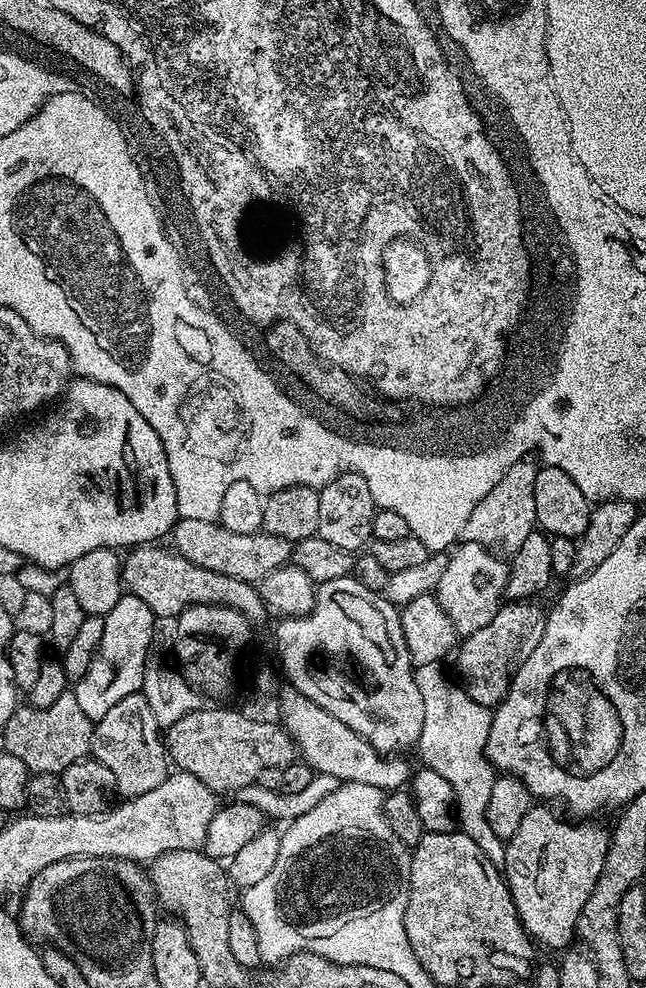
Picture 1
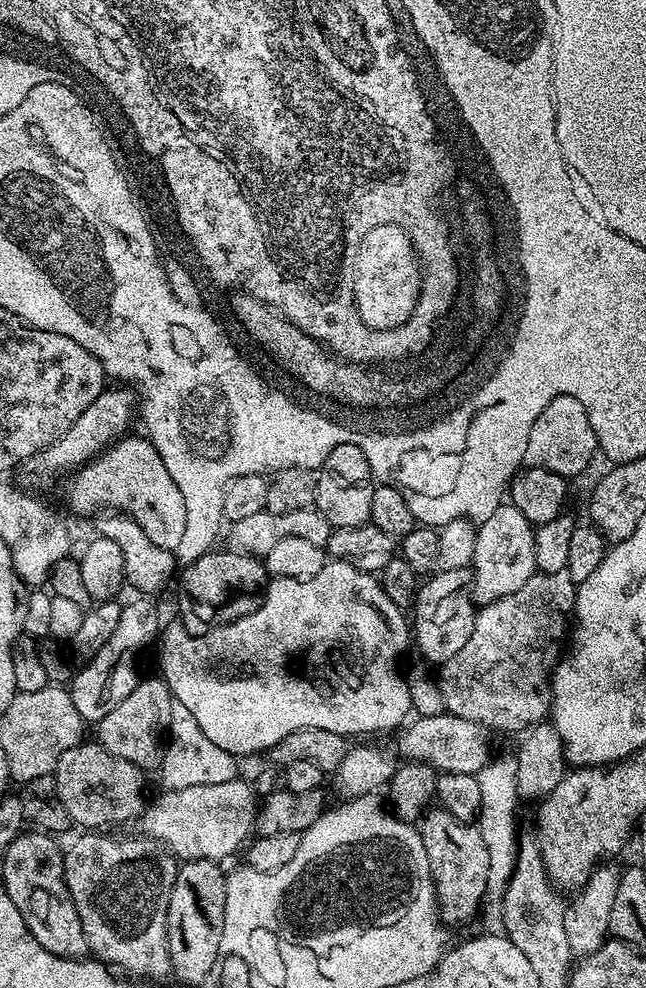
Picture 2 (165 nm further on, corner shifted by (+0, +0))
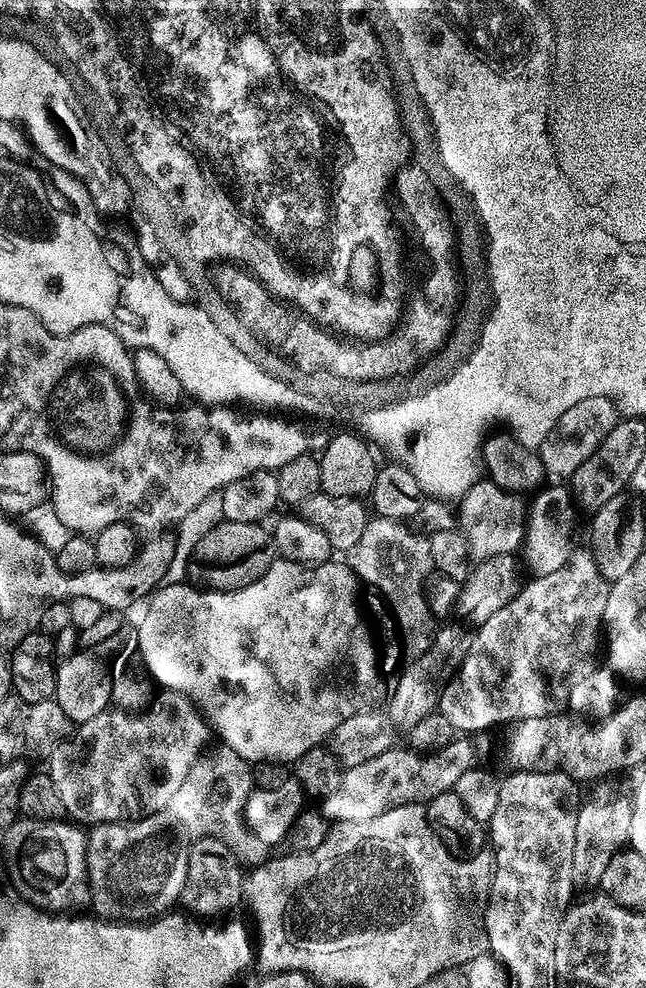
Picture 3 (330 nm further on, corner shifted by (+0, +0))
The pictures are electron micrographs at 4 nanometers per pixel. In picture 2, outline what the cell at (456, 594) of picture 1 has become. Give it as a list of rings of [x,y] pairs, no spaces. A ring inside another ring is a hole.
[[[502,502],[490,517],[479,523],[470,563],[471,597],[475,605],[483,606],[512,594],[535,575],[534,526],[510,502]]]

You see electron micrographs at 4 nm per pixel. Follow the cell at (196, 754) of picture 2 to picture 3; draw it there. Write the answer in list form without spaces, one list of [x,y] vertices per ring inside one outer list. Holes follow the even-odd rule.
[[[223,751],[222,756],[203,759],[186,774],[186,782],[178,786],[174,798],[170,798],[166,812],[178,822],[181,832],[192,840],[201,840],[204,836],[218,838],[226,842],[241,866],[257,868],[269,859],[269,845],[252,835],[251,828],[244,820],[244,807],[254,791],[252,782],[252,764],[243,760],[236,752]]]

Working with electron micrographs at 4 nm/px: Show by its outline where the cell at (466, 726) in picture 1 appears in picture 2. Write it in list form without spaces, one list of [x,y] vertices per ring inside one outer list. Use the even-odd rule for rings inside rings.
[[[508,756],[495,762],[486,764],[481,771],[476,774],[479,782],[479,790],[482,795],[480,802],[480,814],[476,822],[476,827],[482,834],[482,840],[486,845],[489,855],[490,869],[487,875],[487,895],[496,900],[501,899],[513,876],[516,865],[516,854],[519,848],[518,835],[516,836],[516,822],[514,820],[514,810],[518,805],[516,795],[517,764],[515,757]]]

